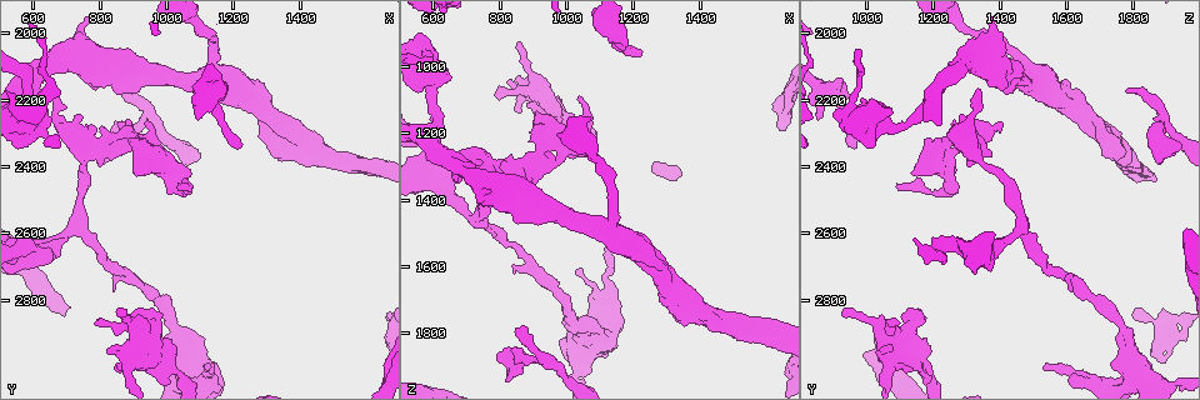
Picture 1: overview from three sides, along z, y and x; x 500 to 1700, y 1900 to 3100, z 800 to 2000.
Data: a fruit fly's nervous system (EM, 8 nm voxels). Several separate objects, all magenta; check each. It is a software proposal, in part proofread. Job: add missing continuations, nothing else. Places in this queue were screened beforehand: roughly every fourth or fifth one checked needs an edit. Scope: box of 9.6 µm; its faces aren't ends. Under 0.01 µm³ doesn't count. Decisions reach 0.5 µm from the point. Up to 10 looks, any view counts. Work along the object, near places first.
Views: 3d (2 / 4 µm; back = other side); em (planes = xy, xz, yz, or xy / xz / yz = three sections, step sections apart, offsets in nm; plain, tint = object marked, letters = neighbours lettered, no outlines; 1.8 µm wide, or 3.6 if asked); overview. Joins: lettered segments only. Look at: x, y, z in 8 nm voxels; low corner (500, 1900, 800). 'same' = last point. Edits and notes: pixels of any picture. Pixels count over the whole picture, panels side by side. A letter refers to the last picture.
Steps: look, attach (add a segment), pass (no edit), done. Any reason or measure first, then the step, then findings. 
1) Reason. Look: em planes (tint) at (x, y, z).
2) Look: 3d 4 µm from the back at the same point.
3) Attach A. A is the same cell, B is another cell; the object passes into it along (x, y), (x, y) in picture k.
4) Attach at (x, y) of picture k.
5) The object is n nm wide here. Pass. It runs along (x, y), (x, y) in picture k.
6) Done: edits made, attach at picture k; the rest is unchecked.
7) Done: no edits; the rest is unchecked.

Sudden change in width. Look: 3d 4 µm at (1030, 3010, 1800).

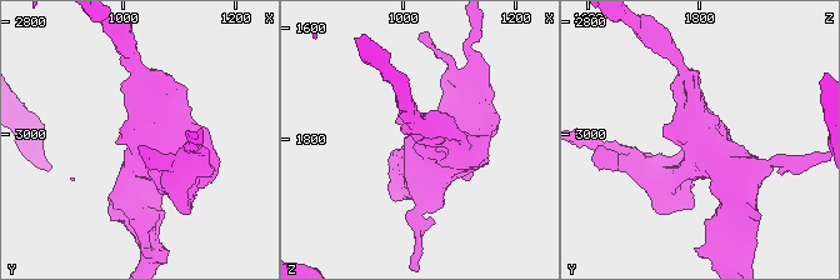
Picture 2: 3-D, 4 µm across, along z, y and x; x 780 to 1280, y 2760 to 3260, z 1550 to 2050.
Need the tissue. Look: em planes (tint) at (1035, 3015, 1800).

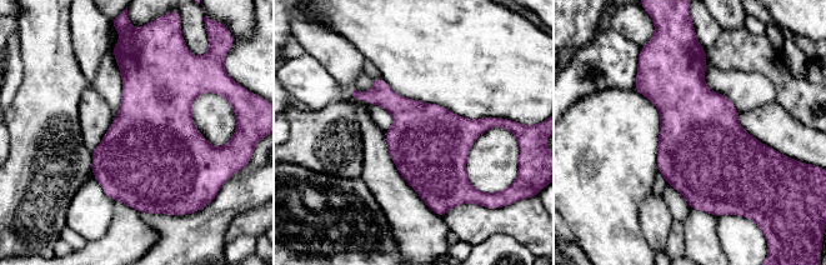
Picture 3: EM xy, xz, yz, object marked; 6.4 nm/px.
See the neighbours. Look: em planes (letters) at the same point.

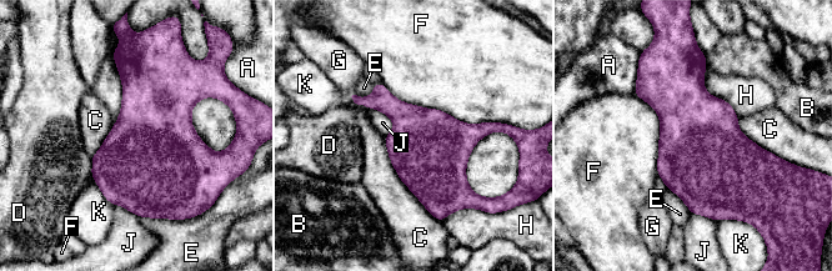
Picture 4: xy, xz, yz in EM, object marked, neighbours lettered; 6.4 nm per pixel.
Pass. A, B, C, D, E, F, G, H, J and K are other cells; a border runs along (360, 104), (384, 113), (394, 129) in picture 4; no lettered segment goes on from it.

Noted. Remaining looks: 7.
Look: em planes (plain) at (1120, 3000, 1540).

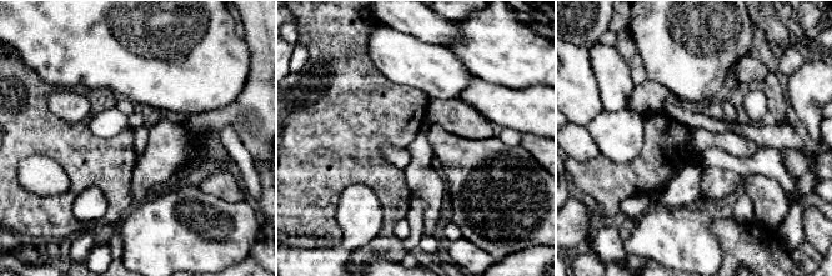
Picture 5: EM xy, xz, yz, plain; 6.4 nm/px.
Where the object lies. Look: em planes (tint) at the same point.

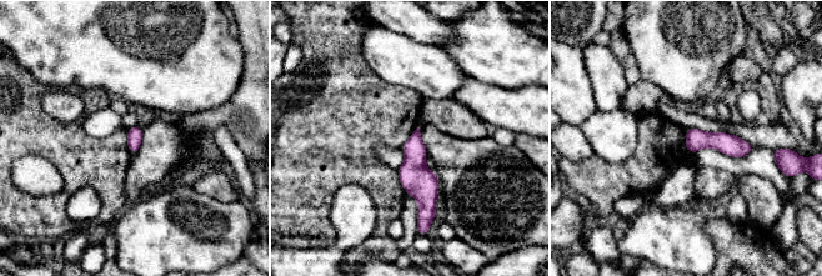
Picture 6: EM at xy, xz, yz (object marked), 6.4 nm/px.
Look: em planes (letters) at the same point.

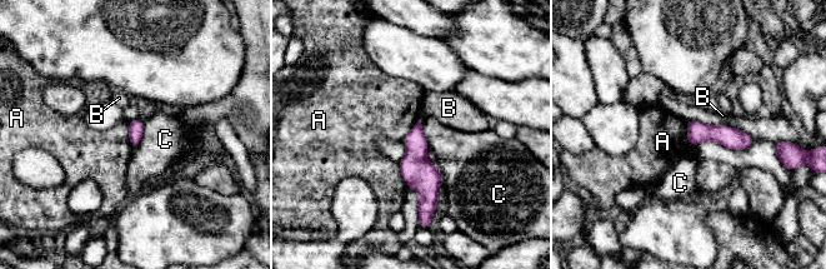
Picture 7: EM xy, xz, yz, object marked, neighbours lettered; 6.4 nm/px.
Pass. A, B and C are other cells; a border runs along (686, 121), (686, 140), (694, 148) in picture 7; none of them fits.

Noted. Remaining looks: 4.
Thin end. Look: em planes (letters) at (1040, 2450, 1090).

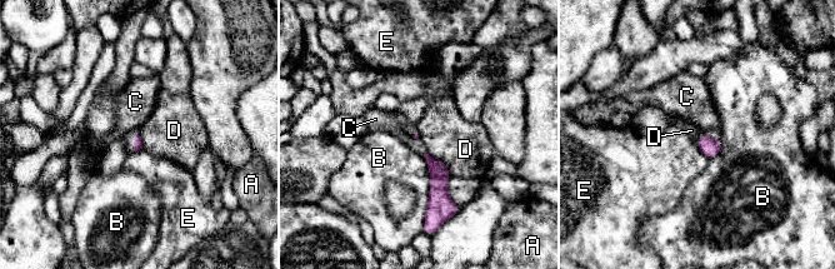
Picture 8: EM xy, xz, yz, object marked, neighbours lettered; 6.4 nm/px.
Pass. A, B, C, D and E are other cells; a border runs along (428, 153), (460, 207) in picture 8; none of them fits.

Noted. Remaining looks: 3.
Free end. Look: em yz step 8 (letters) at (1220, 2340, 970).

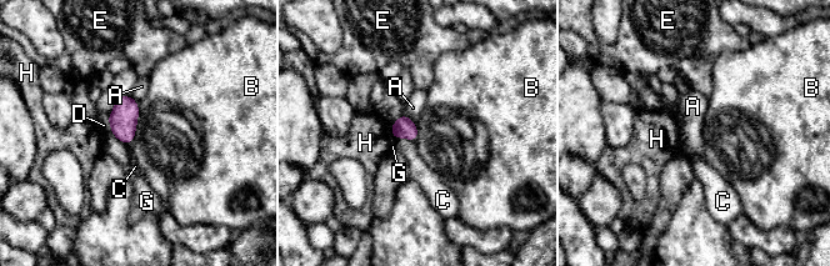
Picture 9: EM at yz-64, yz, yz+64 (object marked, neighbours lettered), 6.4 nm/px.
Pass. A, B, C, D, E, G and H are other cells; a border runs along (139, 104), (135, 136), (128, 145) in picture 9; no lettered segment goes on from it.

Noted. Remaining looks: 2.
Done: no edits; the rest is unchecked.

